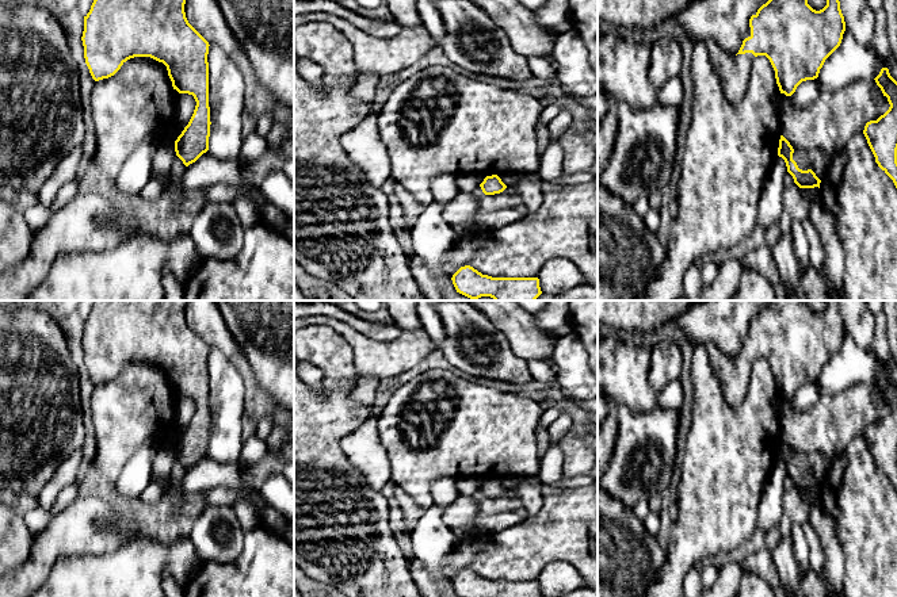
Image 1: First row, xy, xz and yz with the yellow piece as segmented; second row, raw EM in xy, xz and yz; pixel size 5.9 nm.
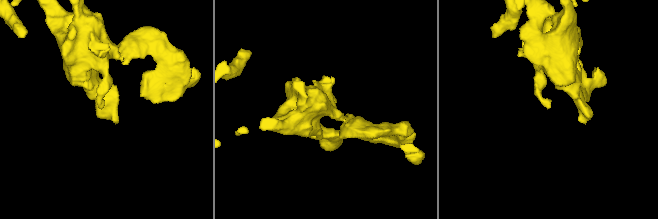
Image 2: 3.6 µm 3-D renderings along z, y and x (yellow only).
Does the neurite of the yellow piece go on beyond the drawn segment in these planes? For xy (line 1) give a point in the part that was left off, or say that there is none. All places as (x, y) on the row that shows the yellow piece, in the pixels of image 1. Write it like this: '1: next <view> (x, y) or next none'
1: next xy (207, 169)

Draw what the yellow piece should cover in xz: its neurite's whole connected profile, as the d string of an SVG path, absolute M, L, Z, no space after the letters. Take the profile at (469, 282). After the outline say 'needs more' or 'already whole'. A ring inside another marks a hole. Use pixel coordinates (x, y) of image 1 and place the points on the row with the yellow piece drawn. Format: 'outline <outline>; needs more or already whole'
outline M470 265L461 267L451 278L457 292L476 301L491 296L495 301L535 301L541 294L538 278L492 278L482 275Z; already whole

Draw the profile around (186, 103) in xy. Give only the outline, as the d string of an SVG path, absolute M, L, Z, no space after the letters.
M179 93L176 97L176 122L178 127L173 130L173 135L178 139L178 137L182 134L184 127L188 125L194 110L195 110L196 102L192 95L188 93Z

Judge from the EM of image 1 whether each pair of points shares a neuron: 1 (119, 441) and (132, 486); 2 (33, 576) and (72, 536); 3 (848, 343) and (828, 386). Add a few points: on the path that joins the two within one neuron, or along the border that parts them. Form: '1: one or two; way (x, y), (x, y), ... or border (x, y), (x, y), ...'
1: two; border (148, 440), (126, 462), (121, 474), (114, 481)
2: one; way (38, 565), (61, 542)
3: one; way (848, 354), (848, 364), (838, 375)

